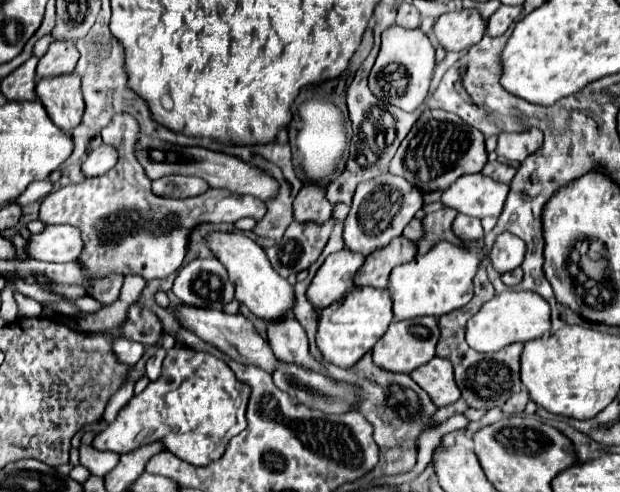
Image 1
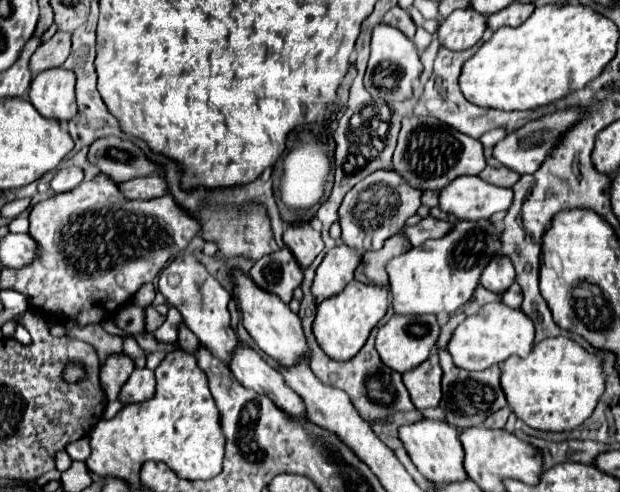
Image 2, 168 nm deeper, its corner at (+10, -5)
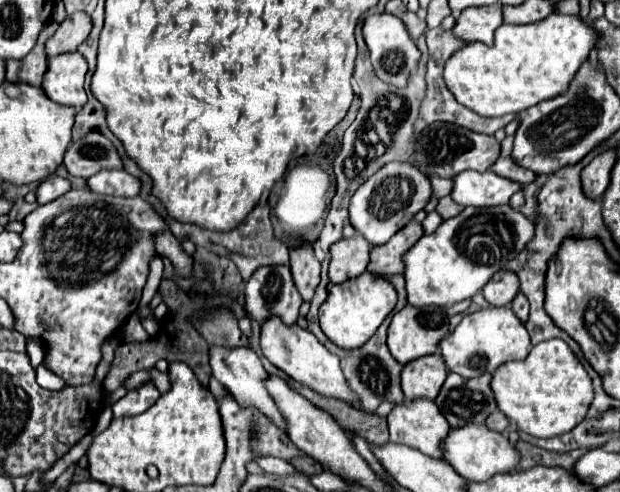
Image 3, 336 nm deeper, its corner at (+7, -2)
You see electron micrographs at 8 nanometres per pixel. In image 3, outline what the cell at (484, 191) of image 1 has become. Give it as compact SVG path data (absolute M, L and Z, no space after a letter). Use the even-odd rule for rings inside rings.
M491 169L485 173L465 171L453 179L451 197L463 207L495 207L507 205L509 197L519 189L519 183L497 177Z

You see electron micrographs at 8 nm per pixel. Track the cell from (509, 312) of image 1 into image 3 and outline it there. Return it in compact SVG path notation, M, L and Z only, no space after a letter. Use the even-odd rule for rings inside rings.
M509 305L505 307L487 307L479 309L471 315L465 315L461 323L455 327L453 333L449 333L445 339L441 339L441 355L445 359L445 365L449 371L459 373L465 379L477 377L485 371L493 373L499 365L511 359L525 359L531 351L531 339L525 329L525 325L515 317L513 309ZM479 357L479 365L471 365L471 359Z

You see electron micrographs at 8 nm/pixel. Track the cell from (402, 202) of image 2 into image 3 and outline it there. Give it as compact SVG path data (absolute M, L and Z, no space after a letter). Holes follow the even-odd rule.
M393 161L383 165L375 175L371 175L353 195L349 205L349 223L359 235L363 235L373 247L383 245L395 235L403 225L407 225L417 211L425 207L431 197L431 183L413 163Z

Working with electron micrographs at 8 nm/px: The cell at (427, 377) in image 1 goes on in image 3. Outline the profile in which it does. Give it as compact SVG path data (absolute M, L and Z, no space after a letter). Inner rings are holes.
M439 353L409 361L401 371L401 387L405 393L405 401L409 403L415 399L435 401L445 377L447 369Z

